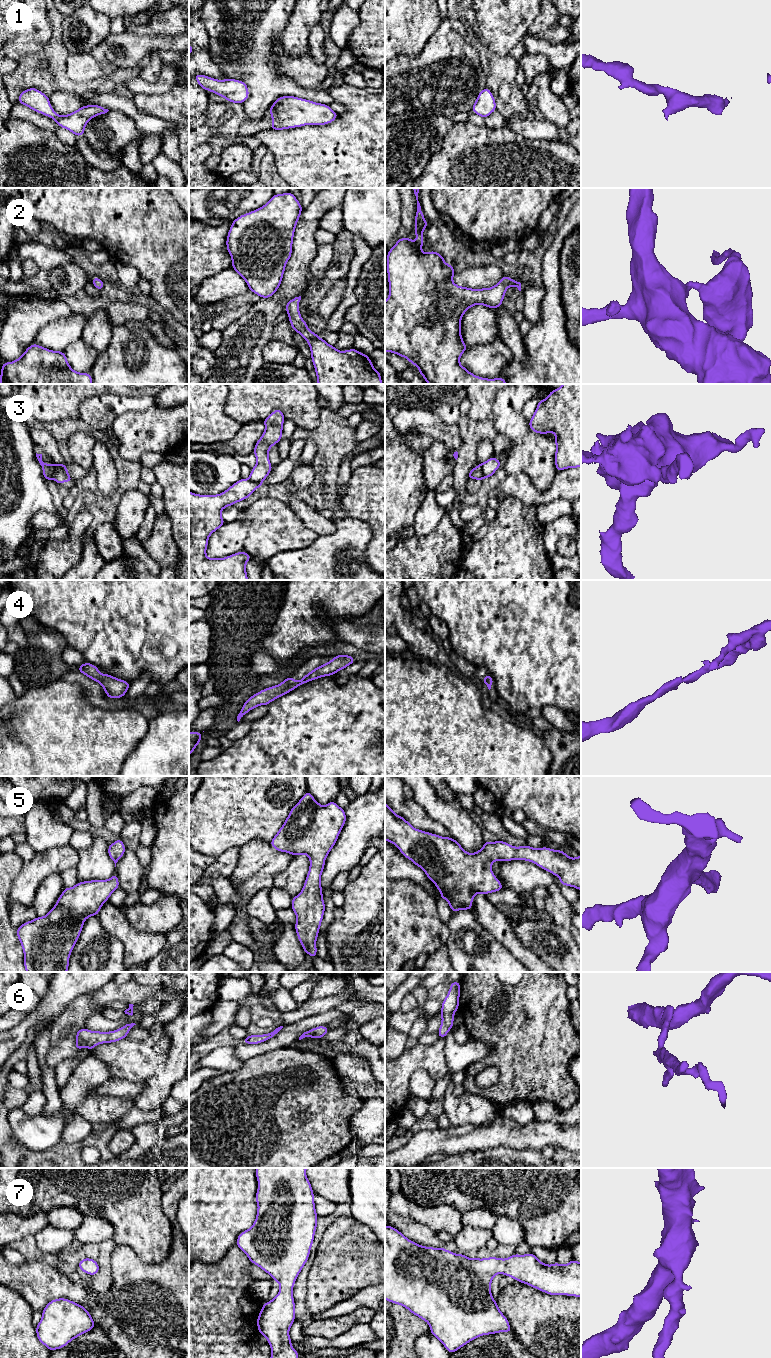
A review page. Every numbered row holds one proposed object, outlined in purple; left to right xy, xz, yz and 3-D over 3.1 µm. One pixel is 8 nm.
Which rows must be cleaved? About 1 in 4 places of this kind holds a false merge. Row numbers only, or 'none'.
3

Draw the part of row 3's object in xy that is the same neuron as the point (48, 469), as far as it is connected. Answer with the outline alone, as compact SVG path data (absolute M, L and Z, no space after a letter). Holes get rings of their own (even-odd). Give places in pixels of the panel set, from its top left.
M37 454L36 457L42 467L43 470L43 477L45 478L46 481L53 479L54 473L57 470L57 464L52 463L52 464L46 464L42 460L42 454Z

